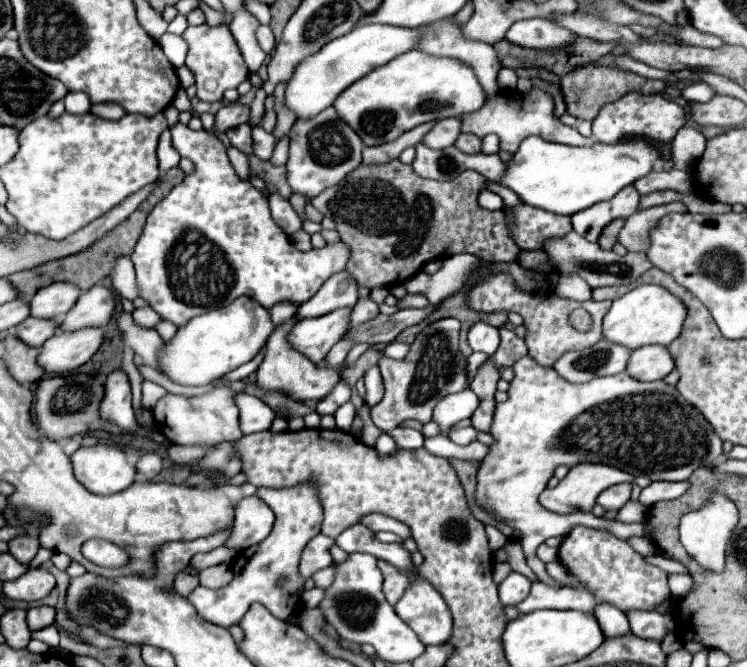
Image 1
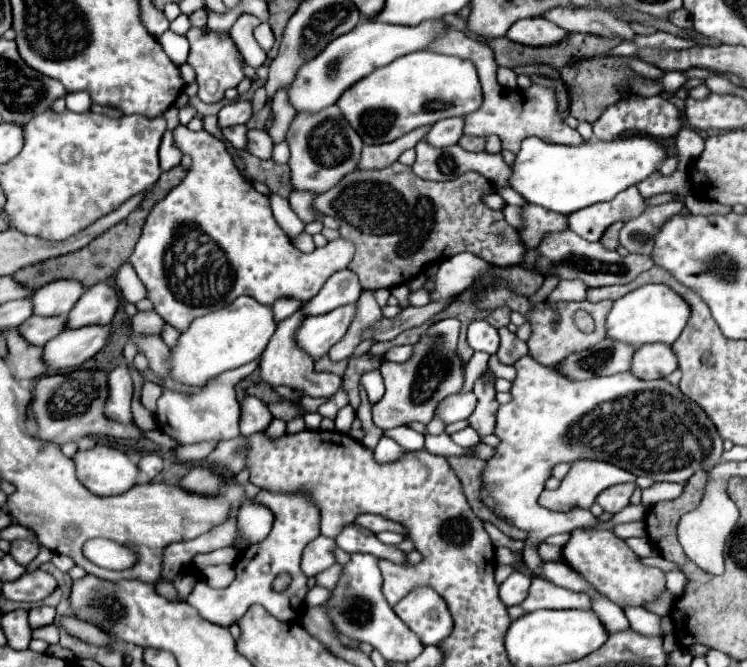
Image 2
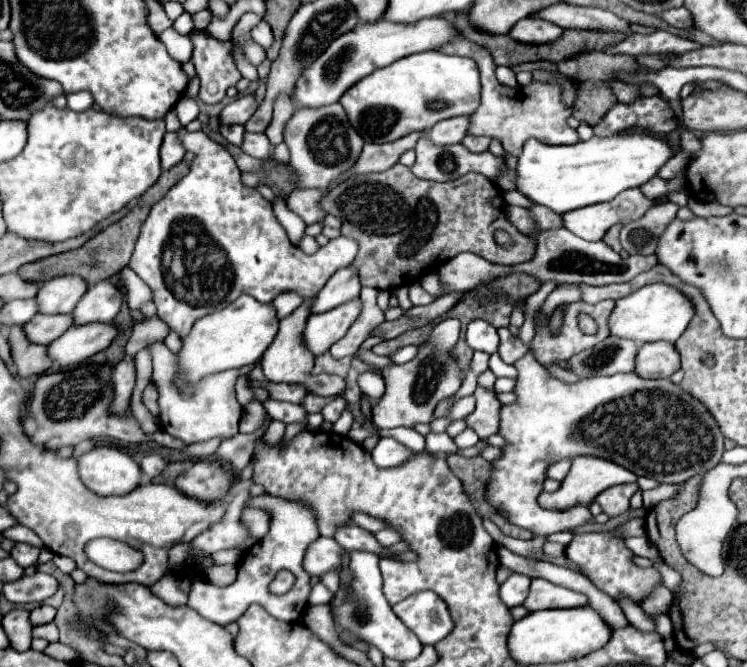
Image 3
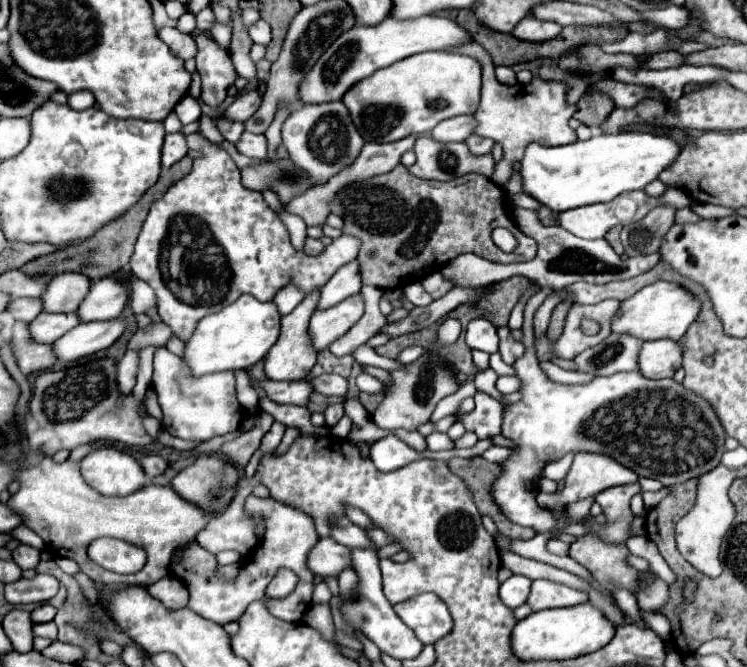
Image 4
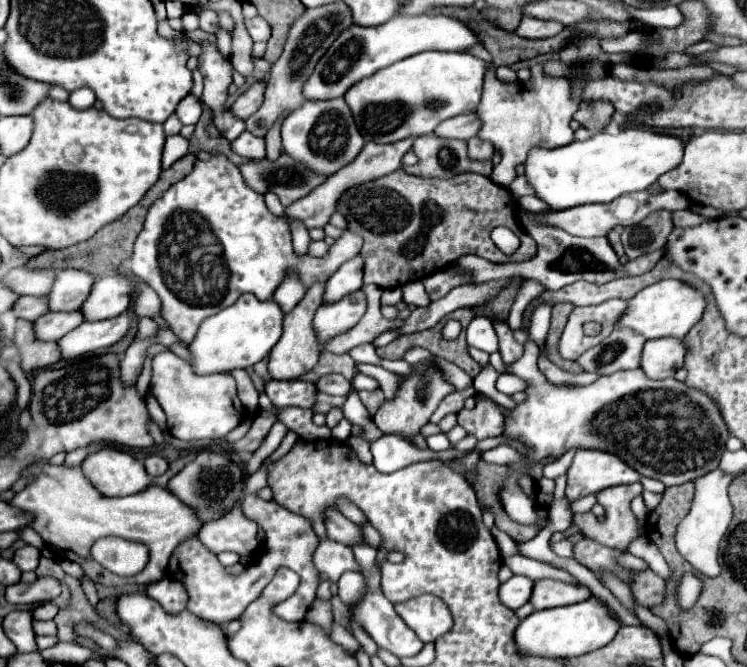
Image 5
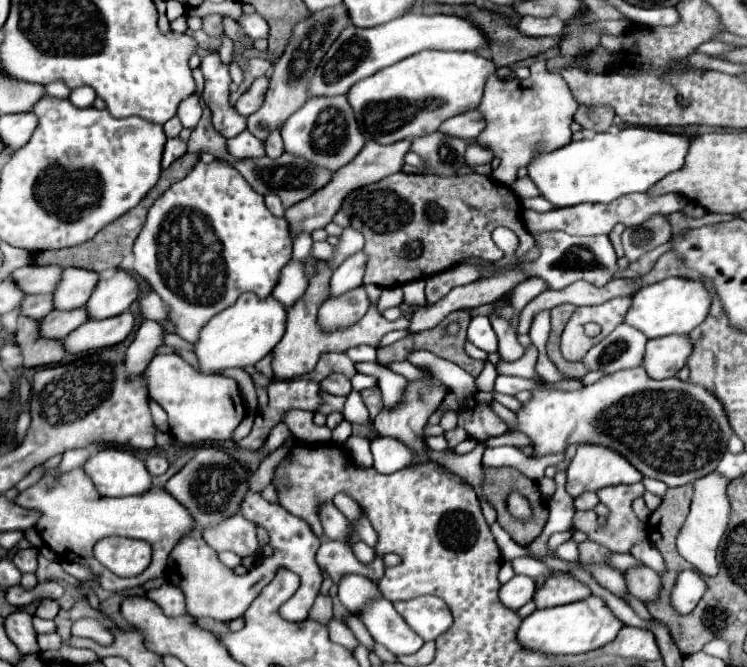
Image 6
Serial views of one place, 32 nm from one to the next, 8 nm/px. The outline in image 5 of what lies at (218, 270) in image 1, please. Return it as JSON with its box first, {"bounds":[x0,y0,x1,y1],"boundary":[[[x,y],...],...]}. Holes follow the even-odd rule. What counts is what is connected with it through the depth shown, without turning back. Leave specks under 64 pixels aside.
{"bounds":[132,152,360,344],"boundary":[[[210,152],[208,160],[196,160],[194,170],[184,180],[172,184],[168,192],[164,192],[164,196],[150,206],[144,228],[134,244],[132,272],[156,290],[162,302],[164,322],[182,342],[188,344],[196,334],[198,324],[206,316],[216,314],[222,308],[234,304],[236,298],[240,298],[244,292],[250,292],[260,300],[270,300],[276,288],[284,282],[288,270],[296,270],[302,284],[310,288],[316,282],[328,280],[346,260],[354,258],[360,248],[360,236],[346,230],[330,246],[326,256],[298,256],[292,248],[288,224],[266,208],[262,194],[250,190],[244,184],[238,166],[232,164],[226,154]]]}

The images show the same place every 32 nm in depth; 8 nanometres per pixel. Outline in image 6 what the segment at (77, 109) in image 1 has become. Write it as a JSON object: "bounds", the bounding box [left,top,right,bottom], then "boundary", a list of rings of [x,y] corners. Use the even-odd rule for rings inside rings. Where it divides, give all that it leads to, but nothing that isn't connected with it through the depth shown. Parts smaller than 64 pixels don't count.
{"bounds":[70,86,96,108],"boundary":[[[88,86],[78,88],[78,90],[72,90],[72,94],[70,94],[70,102],[76,104],[78,108],[88,108],[88,106],[94,104],[94,100],[96,100],[96,94]]]}

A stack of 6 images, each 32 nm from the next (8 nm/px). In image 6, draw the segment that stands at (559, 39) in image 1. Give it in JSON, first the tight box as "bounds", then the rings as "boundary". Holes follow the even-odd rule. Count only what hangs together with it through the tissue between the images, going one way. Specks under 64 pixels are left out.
{"bounds":[518,16,564,36],"boundary":[[[524,16],[518,24],[520,32],[524,32],[524,36],[556,36],[564,30],[564,22],[558,18],[530,18]]]}

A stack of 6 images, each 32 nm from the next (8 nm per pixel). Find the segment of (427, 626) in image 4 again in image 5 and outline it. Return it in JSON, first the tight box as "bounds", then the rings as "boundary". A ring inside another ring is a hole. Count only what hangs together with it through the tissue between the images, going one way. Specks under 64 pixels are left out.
{"bounds":[394,594,452,644],"boundary":[[[422,594],[394,604],[394,610],[424,644],[434,642],[452,628],[452,614],[448,606],[434,594]]]}

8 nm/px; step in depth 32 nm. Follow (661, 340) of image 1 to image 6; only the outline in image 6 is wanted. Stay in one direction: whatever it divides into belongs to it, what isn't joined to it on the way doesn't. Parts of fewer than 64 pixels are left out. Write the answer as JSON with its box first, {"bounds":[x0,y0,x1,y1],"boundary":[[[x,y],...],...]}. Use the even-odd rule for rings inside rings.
{"bounds":[624,278,710,338],"boundary":[[[666,278],[652,286],[644,286],[632,298],[632,306],[624,316],[624,324],[644,332],[646,338],[662,338],[670,334],[688,334],[696,328],[710,308],[710,294],[700,282],[682,280],[682,278]]]}

